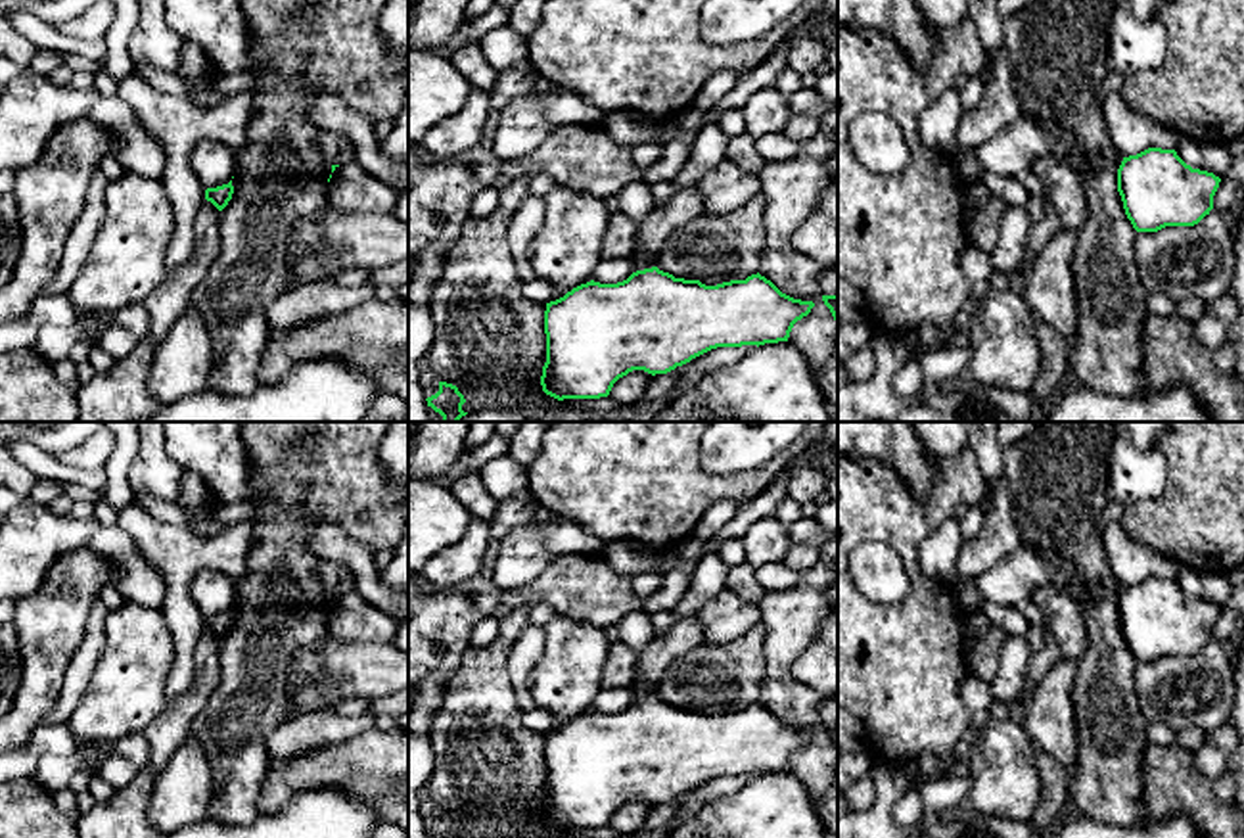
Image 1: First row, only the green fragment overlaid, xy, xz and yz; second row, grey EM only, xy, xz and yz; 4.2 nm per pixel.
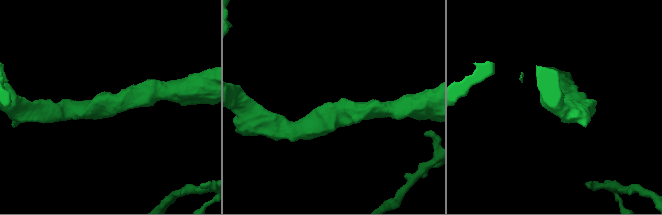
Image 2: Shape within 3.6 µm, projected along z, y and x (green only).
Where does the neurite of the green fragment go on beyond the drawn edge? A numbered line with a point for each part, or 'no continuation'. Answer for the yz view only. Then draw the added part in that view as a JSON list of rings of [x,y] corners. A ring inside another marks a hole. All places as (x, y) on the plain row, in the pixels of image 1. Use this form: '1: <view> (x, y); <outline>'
no continuation

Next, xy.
no continuation

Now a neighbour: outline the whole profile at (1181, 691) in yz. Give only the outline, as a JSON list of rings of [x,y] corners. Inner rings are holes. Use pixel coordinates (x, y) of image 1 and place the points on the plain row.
[[[1215,639],[1194,656],[1137,662],[1133,683],[1142,715],[1177,733],[1188,727],[1208,733],[1231,721],[1234,662],[1225,642]]]

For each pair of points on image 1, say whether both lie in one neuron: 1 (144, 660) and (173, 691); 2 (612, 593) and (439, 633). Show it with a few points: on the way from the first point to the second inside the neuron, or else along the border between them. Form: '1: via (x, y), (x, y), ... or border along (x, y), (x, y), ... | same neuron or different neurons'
1: border along (173, 639), (173, 664), (165, 683), (165, 702) | different neurons
2: via (570, 593), (482, 597) | same neuron

